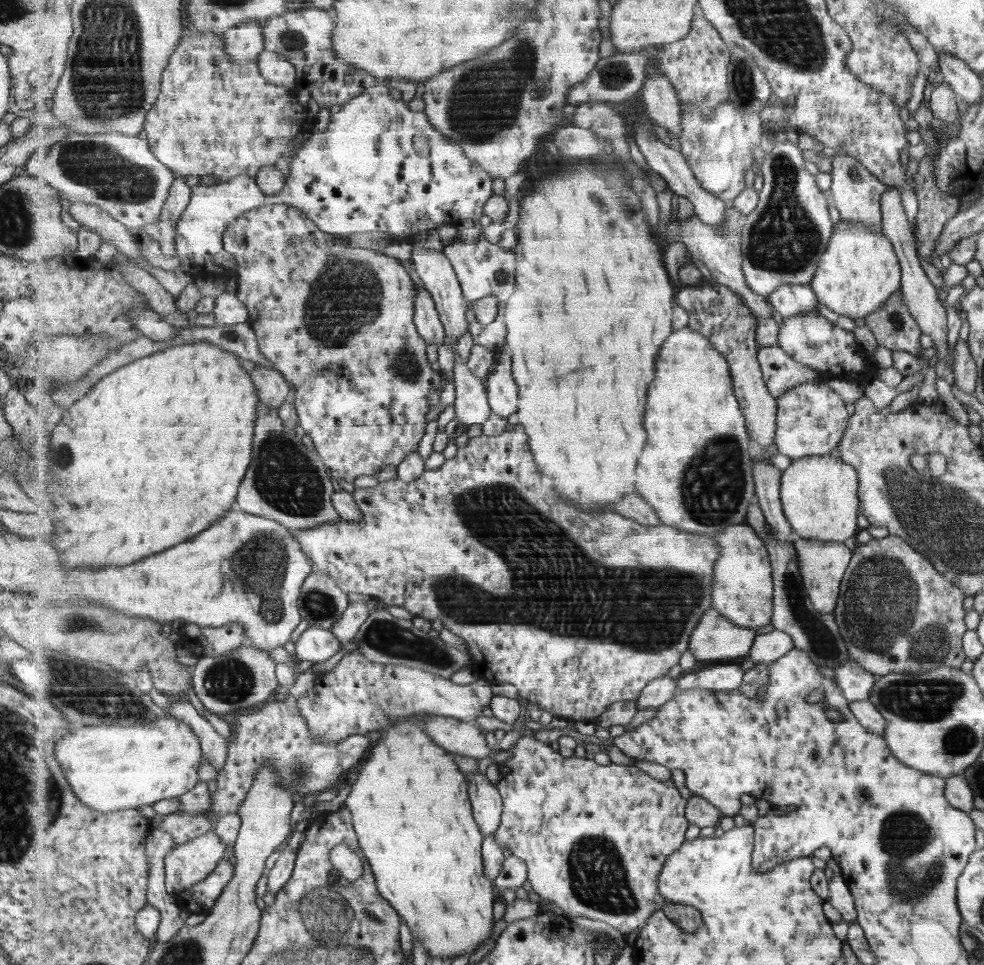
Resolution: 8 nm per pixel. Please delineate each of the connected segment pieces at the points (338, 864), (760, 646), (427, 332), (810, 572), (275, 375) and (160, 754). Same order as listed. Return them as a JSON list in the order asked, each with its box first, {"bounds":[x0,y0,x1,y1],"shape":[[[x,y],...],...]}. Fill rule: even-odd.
[{"bounds":[331,845,369,882],"shape":[[[349,845],[336,846],[331,853],[332,865],[338,873],[338,879],[346,882],[359,880],[369,869],[369,862],[363,854],[356,853]]]},{"bounds":[748,629,795,665],"shape":[[[774,629],[756,637],[748,656],[754,664],[769,665],[790,654],[795,648],[794,638],[789,633]]]},{"bounds":[415,287,446,346],"shape":[[[424,287],[417,288],[417,302],[415,322],[419,326],[419,334],[427,339],[427,344],[435,344],[435,346],[443,346],[446,343],[446,330],[442,323],[436,302],[431,292]]]},{"bounds":[793,536,854,614],"shape":[[[800,536],[793,543],[798,552],[804,585],[815,610],[821,614],[833,614],[839,603],[841,586],[854,557],[854,550],[844,542],[812,541]]]},{"bounds":[250,364,292,409],"shape":[[[257,364],[250,373],[262,402],[276,409],[285,404],[285,400],[291,394],[292,386],[281,371]]]},{"bounds":[55,715,205,812],"shape":[[[172,715],[145,725],[83,726],[77,730],[77,734],[67,734],[67,738],[63,738],[63,742],[57,746],[55,754],[63,770],[67,770],[67,780],[71,782],[75,794],[79,794],[79,800],[99,812],[137,809],[139,806],[151,806],[157,800],[187,794],[200,781],[197,770],[205,757],[201,738],[187,723]]]}]

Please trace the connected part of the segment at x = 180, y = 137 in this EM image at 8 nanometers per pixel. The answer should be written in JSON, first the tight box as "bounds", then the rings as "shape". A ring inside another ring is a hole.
{"bounds":[144,30,303,182],"shape":[[[190,30],[185,33],[178,49],[171,55],[169,64],[162,76],[162,90],[159,95],[157,104],[154,105],[155,110],[151,110],[146,116],[146,124],[144,130],[147,133],[147,140],[150,144],[151,150],[154,151],[156,157],[163,162],[163,165],[171,168],[176,175],[185,176],[207,176],[207,178],[218,178],[221,182],[233,180],[236,177],[251,176],[256,178],[258,173],[267,167],[275,166],[275,162],[291,152],[292,148],[297,147],[297,138],[301,135],[301,128],[303,128],[303,106],[295,100],[293,92],[290,88],[285,90],[281,85],[269,83],[262,75],[260,66],[257,62],[250,63],[236,63],[232,61],[230,54],[226,51],[226,44],[222,35],[214,32],[199,32],[197,30]]]}

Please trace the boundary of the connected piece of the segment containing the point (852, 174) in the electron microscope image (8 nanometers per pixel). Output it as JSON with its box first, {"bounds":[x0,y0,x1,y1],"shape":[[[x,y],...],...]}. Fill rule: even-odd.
{"bounds":[830,151,889,233],"shape":[[[839,151],[831,156],[831,161],[833,169],[830,200],[839,210],[840,218],[865,223],[872,231],[881,233],[881,194],[885,193],[889,186],[874,177],[854,156]]]}

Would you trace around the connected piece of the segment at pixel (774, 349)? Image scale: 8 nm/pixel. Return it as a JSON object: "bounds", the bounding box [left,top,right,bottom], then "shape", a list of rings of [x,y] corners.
{"bounds":[757,344,819,400],"shape":[[[778,344],[757,351],[757,359],[764,374],[765,384],[778,400],[787,390],[805,383],[817,381],[819,371],[797,362]]]}

